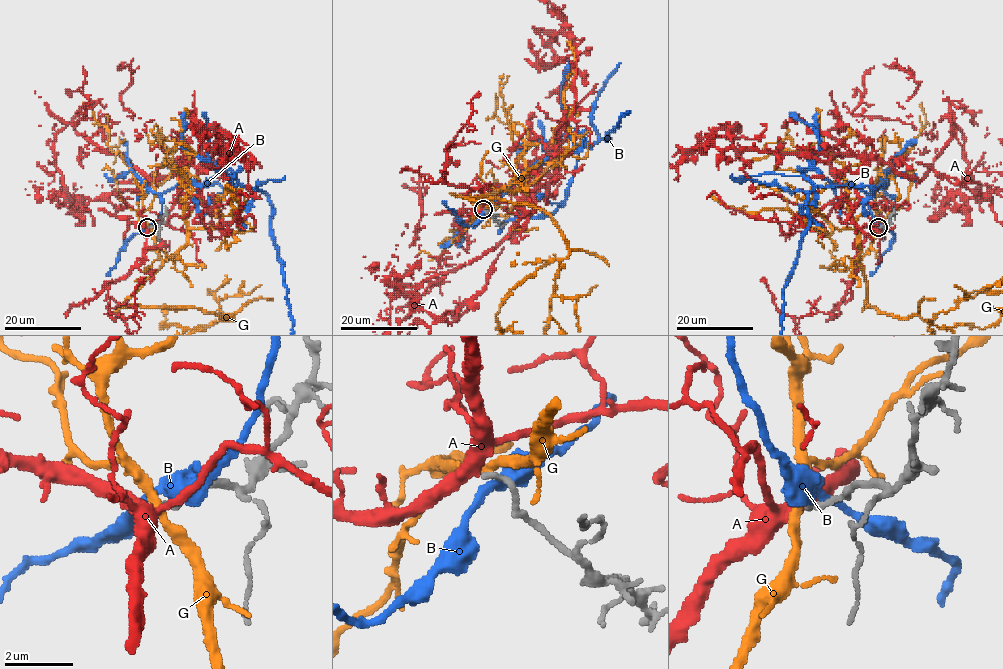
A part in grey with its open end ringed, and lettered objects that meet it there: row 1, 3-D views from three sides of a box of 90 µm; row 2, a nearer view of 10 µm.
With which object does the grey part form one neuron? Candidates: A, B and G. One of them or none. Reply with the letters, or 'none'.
A

